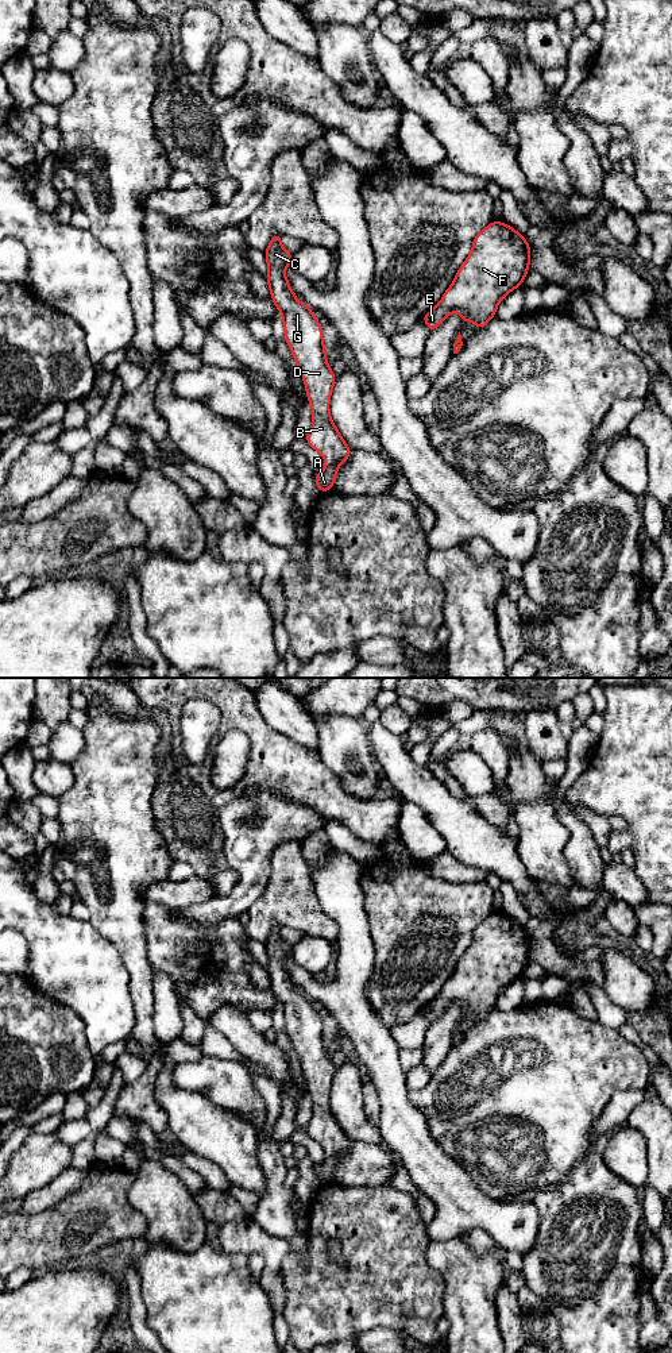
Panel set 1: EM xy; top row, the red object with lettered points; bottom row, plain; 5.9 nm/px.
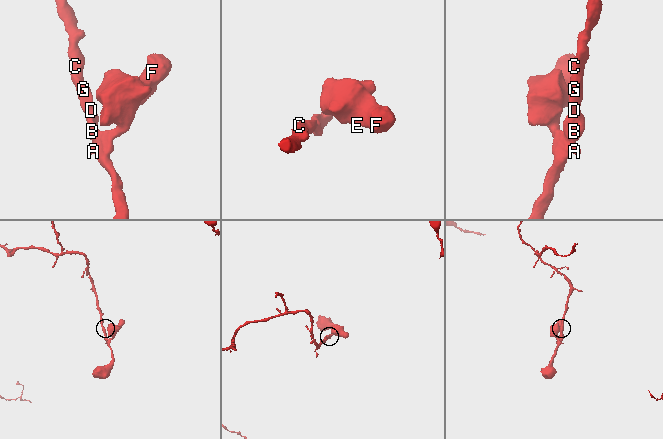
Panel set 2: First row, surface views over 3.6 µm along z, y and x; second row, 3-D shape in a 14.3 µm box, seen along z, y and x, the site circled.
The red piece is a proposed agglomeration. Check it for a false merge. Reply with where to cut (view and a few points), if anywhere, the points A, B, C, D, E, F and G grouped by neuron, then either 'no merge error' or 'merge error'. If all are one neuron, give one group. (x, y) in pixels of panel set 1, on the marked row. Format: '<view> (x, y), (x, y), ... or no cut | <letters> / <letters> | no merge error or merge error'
no cut | A B C D E F G | no merge error

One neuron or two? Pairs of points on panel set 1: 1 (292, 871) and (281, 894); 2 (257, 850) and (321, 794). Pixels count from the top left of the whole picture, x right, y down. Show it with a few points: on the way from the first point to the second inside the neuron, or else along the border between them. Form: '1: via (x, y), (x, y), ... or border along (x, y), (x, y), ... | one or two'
1: via (290, 877), (290, 885), (286, 889) | one
2: border along (277, 796), (285, 801), (309, 806), (327, 820) | two

